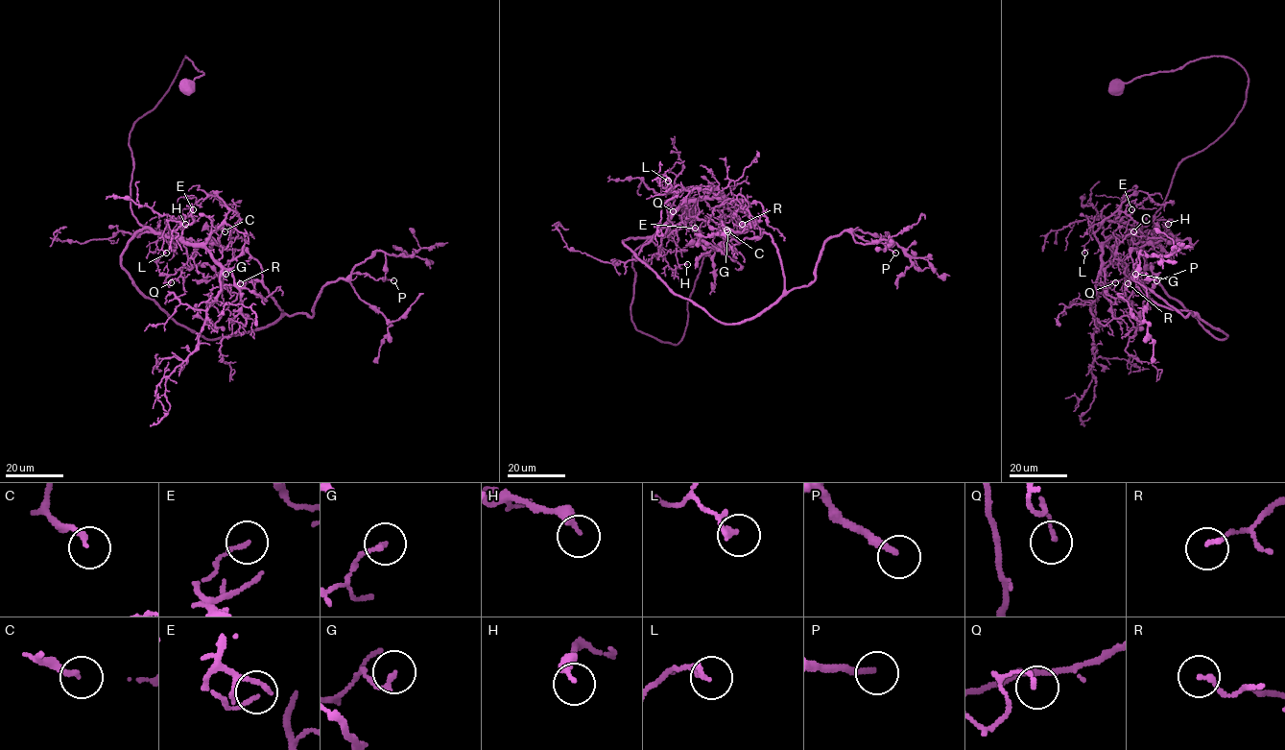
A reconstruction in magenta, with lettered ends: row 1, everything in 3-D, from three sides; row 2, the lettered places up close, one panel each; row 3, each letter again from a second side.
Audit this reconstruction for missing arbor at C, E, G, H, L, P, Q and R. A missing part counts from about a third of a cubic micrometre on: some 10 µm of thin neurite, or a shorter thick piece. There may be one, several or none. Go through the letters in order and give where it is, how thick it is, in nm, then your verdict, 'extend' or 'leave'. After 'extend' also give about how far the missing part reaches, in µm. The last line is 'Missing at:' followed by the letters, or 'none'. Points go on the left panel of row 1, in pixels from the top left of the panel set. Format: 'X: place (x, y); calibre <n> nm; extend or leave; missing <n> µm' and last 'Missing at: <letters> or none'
C: place (225, 231); calibre 180 nm; leave
E: place (193, 209); calibre 120 nm; leave
G: place (226, 274); calibre 170 nm; leave
H: place (185, 224); calibre 280 nm; leave
L: place (166, 253); calibre 170 nm; leave
P: place (393, 280); calibre 200 nm; extend; missing 20 µm
Q: place (171, 282); calibre 120 nm; leave
R: place (240, 283); calibre 150 nm; leave
Missing at: P

